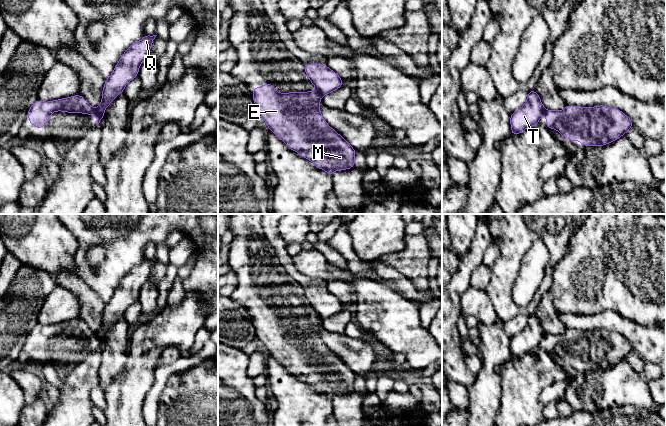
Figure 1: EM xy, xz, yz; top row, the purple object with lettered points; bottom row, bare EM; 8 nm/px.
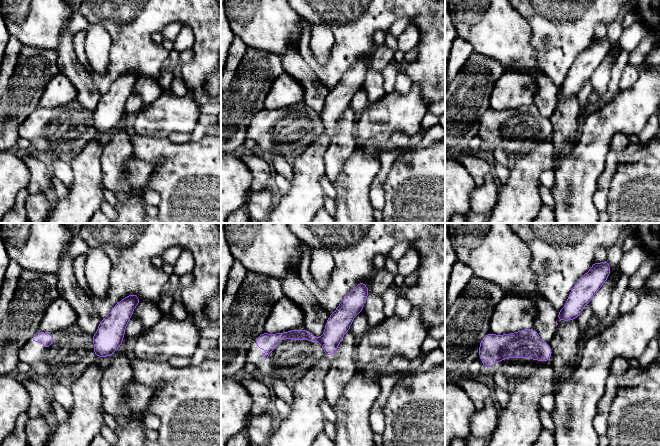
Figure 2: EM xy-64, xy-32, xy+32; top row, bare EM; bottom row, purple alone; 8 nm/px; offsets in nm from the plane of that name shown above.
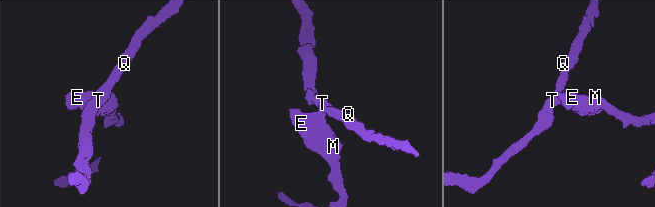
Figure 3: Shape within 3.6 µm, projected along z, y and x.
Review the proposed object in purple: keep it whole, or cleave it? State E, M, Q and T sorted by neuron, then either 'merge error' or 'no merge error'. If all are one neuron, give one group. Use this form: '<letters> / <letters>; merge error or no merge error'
E M / Q T; merge error

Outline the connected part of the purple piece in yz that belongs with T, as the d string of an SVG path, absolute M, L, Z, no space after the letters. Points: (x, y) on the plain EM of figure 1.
M535 314L529 315L523 330L510 339L511 358L518 359L527 352L539 349L544 335L539 318Z

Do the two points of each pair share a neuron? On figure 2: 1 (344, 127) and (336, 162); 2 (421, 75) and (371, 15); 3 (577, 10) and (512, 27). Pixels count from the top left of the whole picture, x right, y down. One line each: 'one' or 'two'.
1: one
2: one
3: two

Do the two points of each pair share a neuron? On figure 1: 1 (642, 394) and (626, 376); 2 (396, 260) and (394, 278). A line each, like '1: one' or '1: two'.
1: one
2: two

